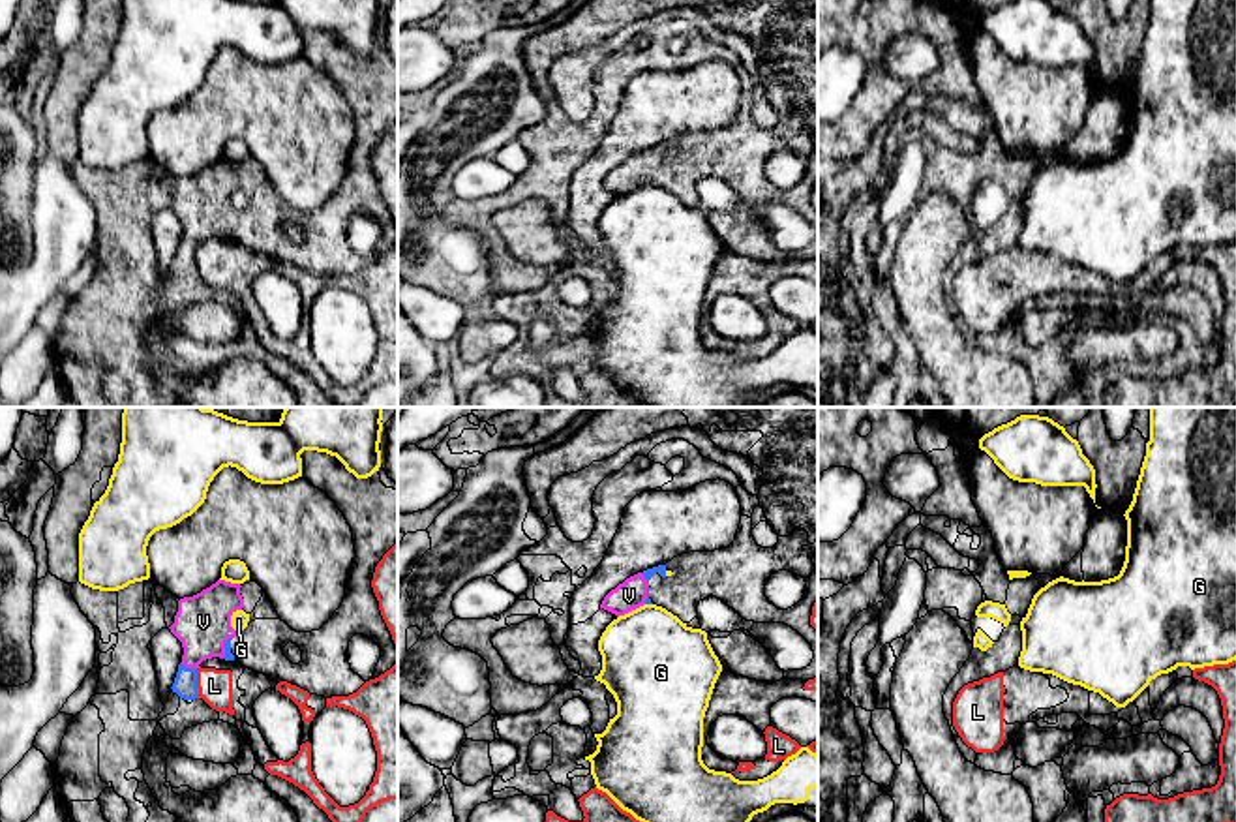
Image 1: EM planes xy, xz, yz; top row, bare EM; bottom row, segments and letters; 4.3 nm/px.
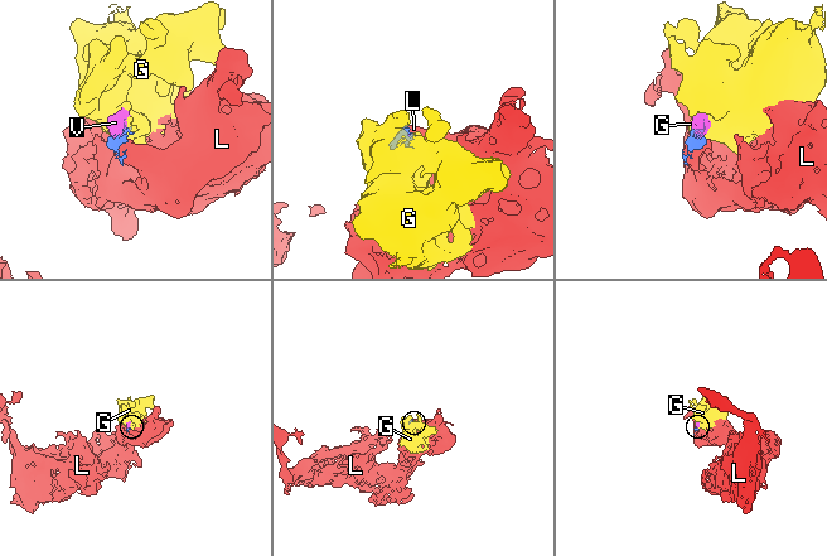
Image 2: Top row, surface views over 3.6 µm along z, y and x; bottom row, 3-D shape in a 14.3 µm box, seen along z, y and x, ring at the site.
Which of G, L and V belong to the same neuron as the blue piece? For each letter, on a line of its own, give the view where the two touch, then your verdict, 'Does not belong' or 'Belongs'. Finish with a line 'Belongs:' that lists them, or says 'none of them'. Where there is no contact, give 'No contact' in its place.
G: Touches blue in xz. Does not belong
L: Touches blue in xy. Does not belong
V: Touches blue in xy. Belongs
Belongs: V

